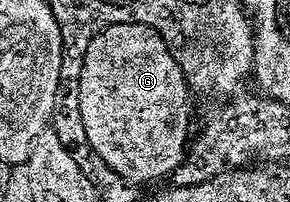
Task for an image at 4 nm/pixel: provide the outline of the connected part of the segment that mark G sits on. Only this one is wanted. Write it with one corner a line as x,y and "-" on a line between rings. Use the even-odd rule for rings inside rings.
126,22
123,24
113,24
105,28
87,46
85,55
85,65
81,71
81,82
75,93
75,99
81,103
81,124
85,127
85,136
89,139
89,144
93,147
93,152
114,172
117,176
122,176
125,180
130,180
133,184
149,184
152,180
161,180
172,177
173,171
184,162
187,145
191,140
191,128
189,132
189,100
191,93
189,85
185,82
185,75
181,72
181,67
175,62
175,58
169,53
169,47
163,43
158,32
150,28
147,24
140,22

